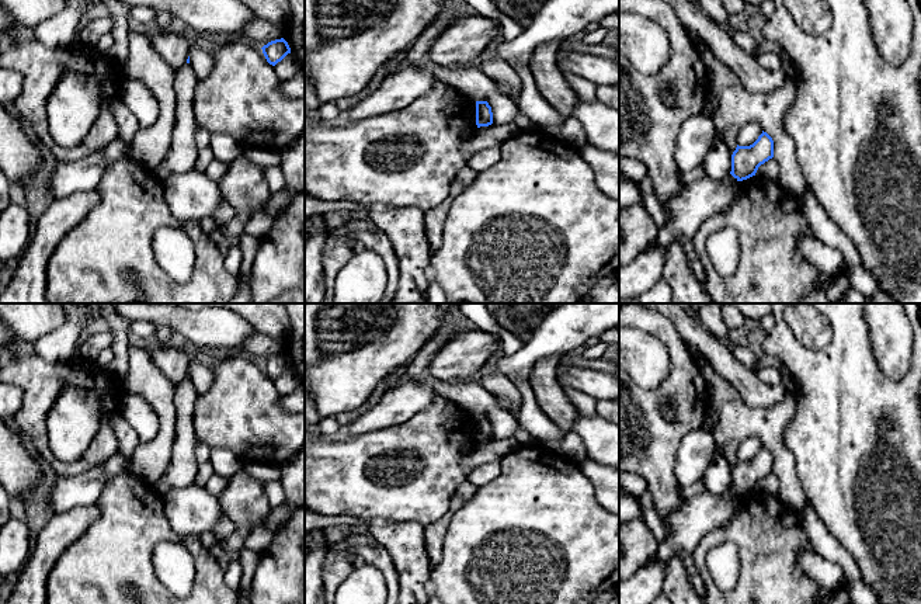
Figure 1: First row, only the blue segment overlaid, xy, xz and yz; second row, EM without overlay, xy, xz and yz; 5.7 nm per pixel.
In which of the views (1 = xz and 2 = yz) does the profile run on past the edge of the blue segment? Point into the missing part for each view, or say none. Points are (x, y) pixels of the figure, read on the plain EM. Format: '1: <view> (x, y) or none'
1: none
2: none

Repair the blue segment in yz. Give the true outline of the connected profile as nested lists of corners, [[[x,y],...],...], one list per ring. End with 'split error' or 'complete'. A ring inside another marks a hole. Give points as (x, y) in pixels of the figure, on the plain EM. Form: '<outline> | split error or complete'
[[[762,445],[758,454],[750,461],[738,461],[731,469],[730,489],[743,496],[755,490],[758,482],[774,472],[774,455]]] | complete

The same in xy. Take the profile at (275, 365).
[[[284,353],[271,355],[267,360],[264,360],[261,364],[263,364],[263,368],[264,368],[267,376],[272,381],[275,381],[288,368],[291,368],[291,362]]] | complete

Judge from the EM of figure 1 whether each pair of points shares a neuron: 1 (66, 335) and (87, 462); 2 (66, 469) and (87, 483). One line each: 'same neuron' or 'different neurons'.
1: different neurons
2: different neurons

